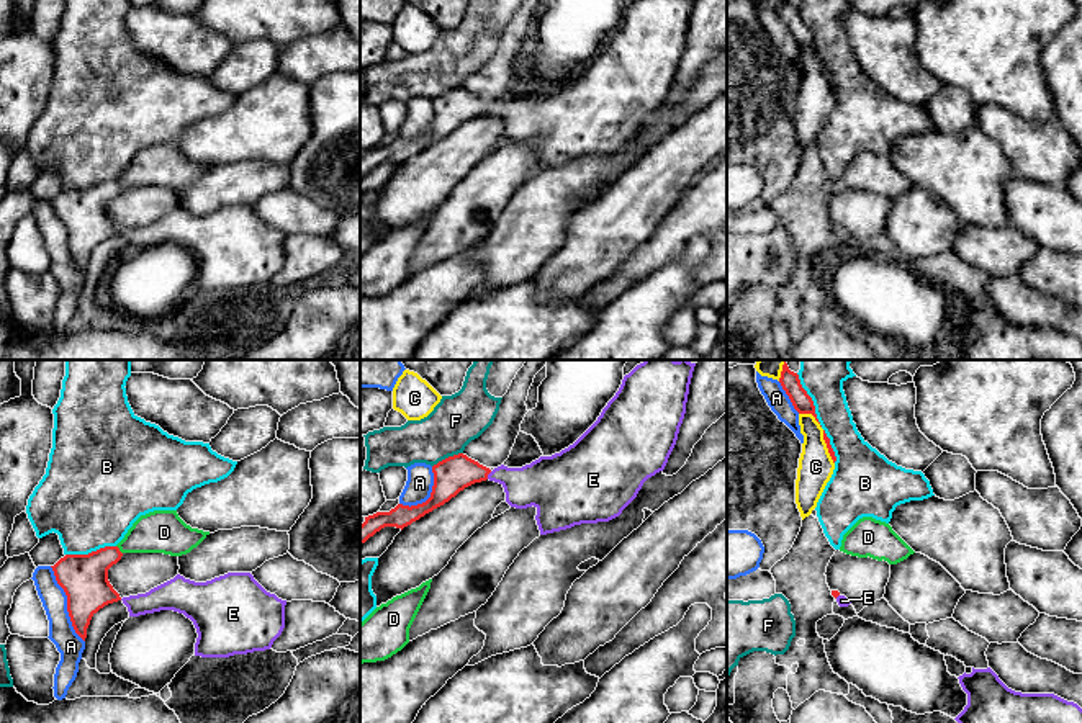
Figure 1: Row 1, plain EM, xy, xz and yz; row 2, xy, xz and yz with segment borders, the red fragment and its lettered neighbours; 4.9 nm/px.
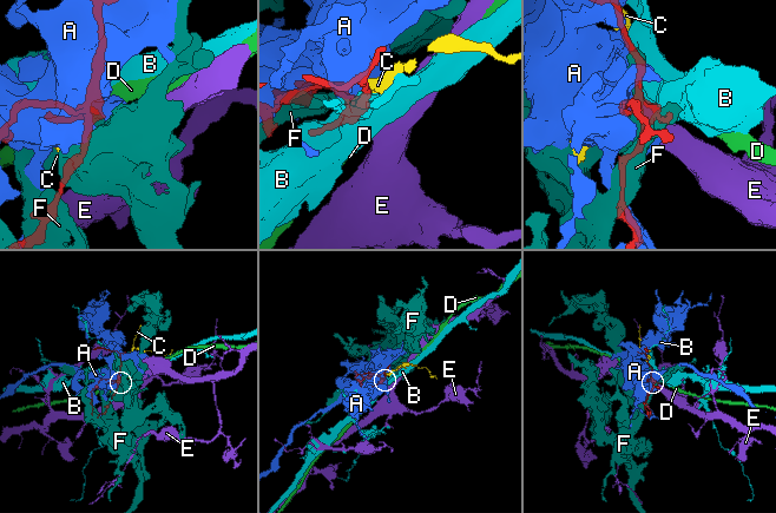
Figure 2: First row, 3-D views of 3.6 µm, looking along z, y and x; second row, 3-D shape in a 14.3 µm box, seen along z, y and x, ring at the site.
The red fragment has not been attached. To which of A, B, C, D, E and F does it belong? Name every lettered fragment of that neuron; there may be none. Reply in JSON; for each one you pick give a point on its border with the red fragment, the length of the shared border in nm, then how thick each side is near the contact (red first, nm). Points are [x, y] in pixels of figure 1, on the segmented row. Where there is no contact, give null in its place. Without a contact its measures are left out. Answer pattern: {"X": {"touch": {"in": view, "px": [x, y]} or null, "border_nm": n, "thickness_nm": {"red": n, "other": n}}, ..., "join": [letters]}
{"E": {"touch": {"in": "xz", "px": [488, 473]}, "border_nm": 50, "thickness_nm": {"red": 180, "other": 220}}, "join": ["E"]}

